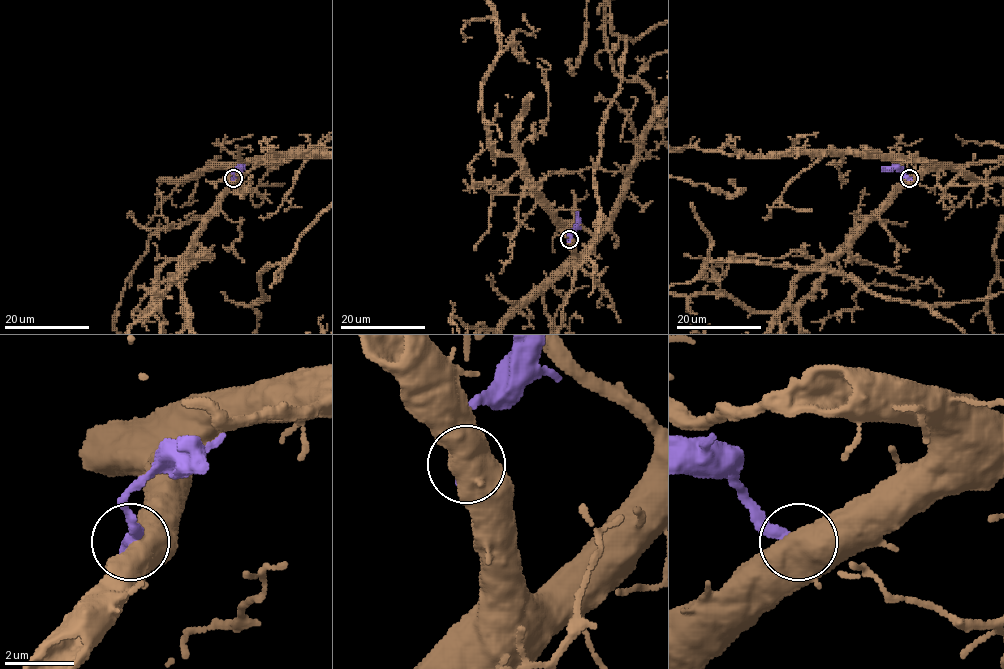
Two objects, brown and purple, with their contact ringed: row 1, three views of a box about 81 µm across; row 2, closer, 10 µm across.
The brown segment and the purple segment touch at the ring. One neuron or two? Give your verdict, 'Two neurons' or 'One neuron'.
Two neurons

